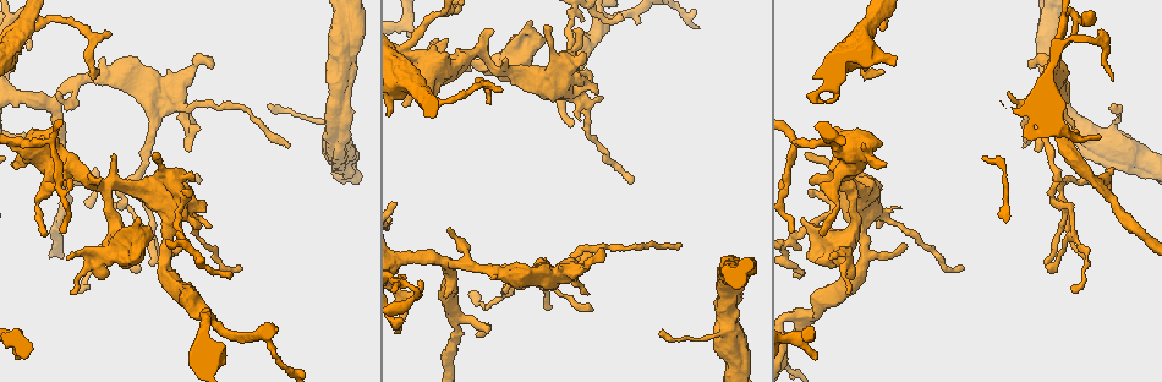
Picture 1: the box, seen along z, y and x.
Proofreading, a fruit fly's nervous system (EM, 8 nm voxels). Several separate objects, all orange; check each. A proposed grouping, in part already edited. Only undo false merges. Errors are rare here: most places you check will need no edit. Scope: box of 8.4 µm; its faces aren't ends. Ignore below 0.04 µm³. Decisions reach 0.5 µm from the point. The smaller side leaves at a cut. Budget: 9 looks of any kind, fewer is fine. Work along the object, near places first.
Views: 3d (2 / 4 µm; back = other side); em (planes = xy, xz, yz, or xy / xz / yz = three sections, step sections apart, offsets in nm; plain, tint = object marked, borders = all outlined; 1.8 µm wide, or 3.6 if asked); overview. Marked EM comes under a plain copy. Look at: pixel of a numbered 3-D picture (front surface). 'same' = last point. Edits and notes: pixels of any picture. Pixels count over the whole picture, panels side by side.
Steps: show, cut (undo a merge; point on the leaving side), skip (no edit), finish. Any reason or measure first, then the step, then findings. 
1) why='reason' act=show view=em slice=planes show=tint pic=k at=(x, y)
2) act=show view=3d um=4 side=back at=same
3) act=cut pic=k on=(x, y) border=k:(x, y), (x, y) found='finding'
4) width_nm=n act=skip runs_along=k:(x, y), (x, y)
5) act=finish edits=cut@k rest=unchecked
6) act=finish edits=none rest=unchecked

why='touches itself' act=show view=3d um=2 side=back pic=1 at=(1066, 229)

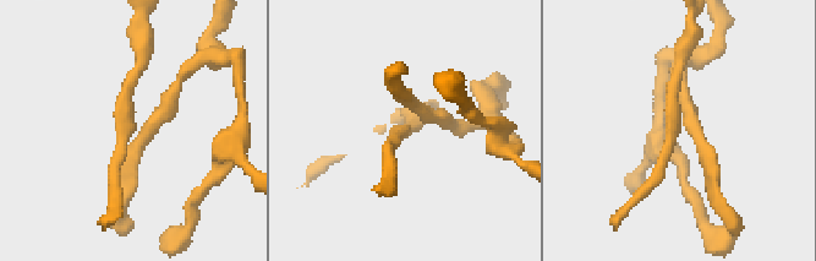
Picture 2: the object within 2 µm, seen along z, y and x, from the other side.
act=show view=em slice=yz step=16 show=tint pic=2 at=(409, 127)

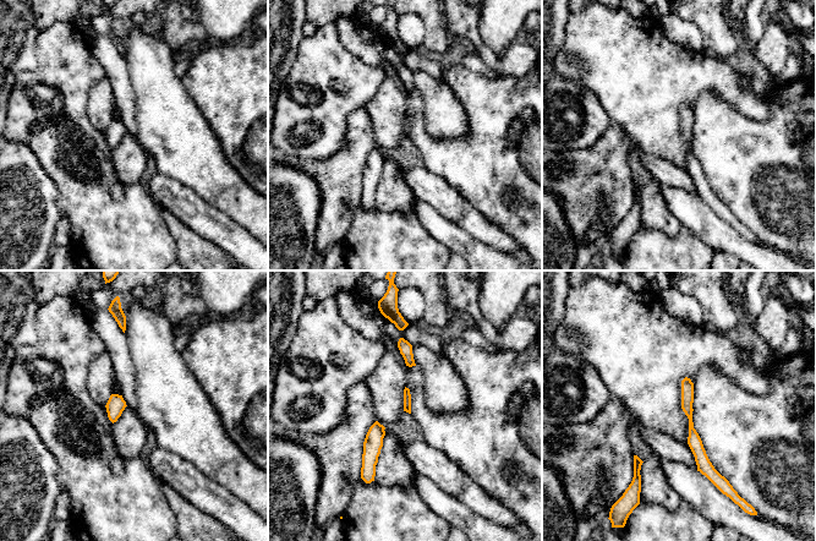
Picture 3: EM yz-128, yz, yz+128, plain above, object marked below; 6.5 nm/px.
width_nm=50 act=skip runs_along=3:(686, 381), (690, 427), (708, 471) found='all the same cell'

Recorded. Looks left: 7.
why='a fork' act=show view=em um=3.6 slice=xy step=16 show=tint pic=1 at=(838, 149)

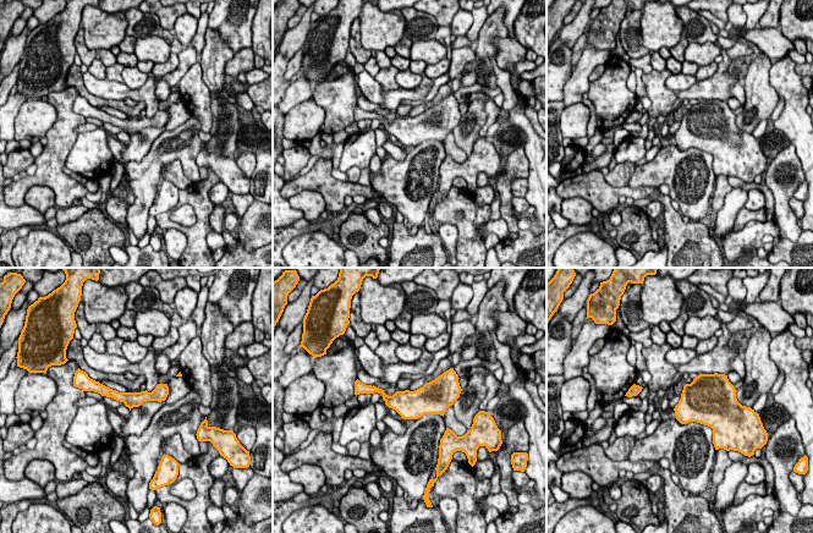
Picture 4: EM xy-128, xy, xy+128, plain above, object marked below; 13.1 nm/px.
width_nm=190 act=skip runs_along=4:(165, 389), (141, 397), (105, 391) found='one cell here'

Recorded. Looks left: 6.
why='thick turns thin' act=show view=em slice=yz step=16 show=tint pic=1 at=(150, 129)

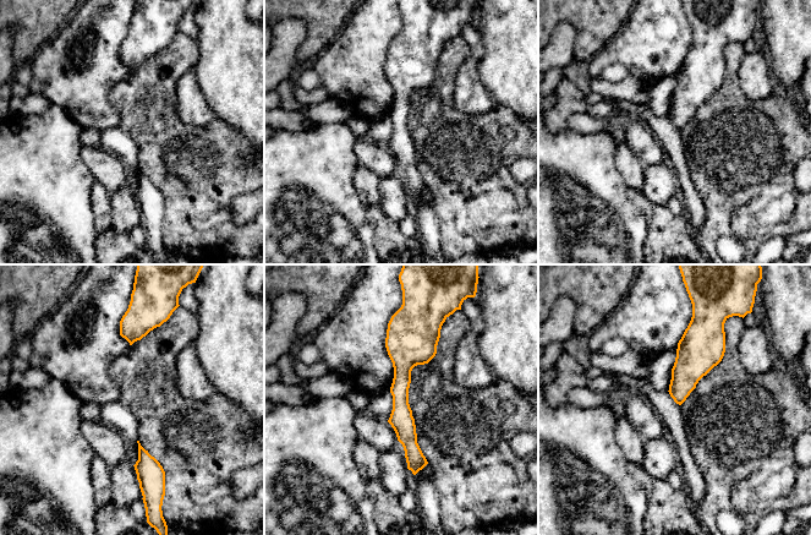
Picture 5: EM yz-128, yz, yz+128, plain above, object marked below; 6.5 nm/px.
why='cut it another way' act=show view=em slice=planes show=tint at=same

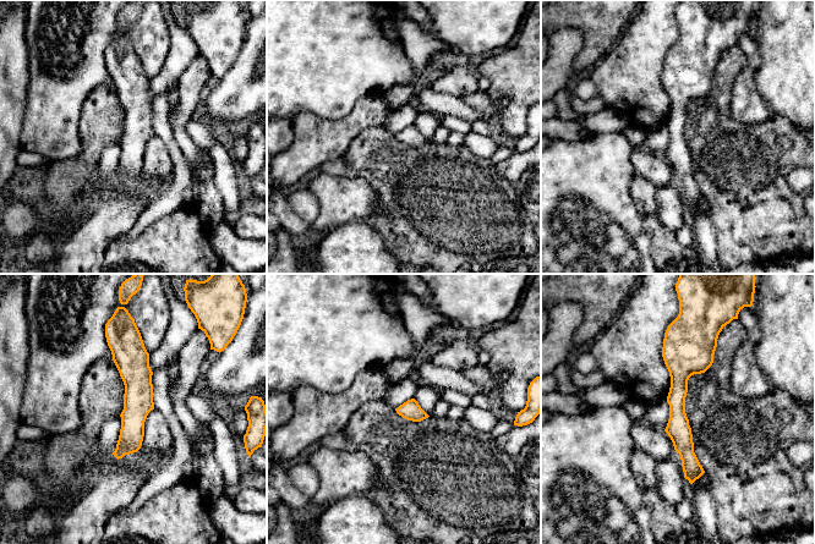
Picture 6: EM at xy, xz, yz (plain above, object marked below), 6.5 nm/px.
width_nm=130 act=skip found='all the same cell'

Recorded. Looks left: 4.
why='branch point' act=show view=3d um=4 pic=1 at=(498, 69)

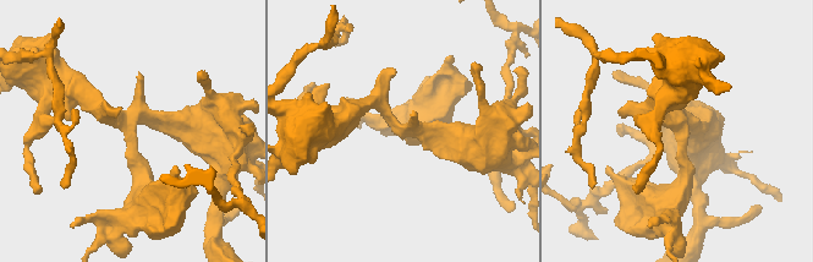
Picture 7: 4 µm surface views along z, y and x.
why='shape alone is not enough' act=show view=em slice=planes show=tint pic=7 at=(403, 126)

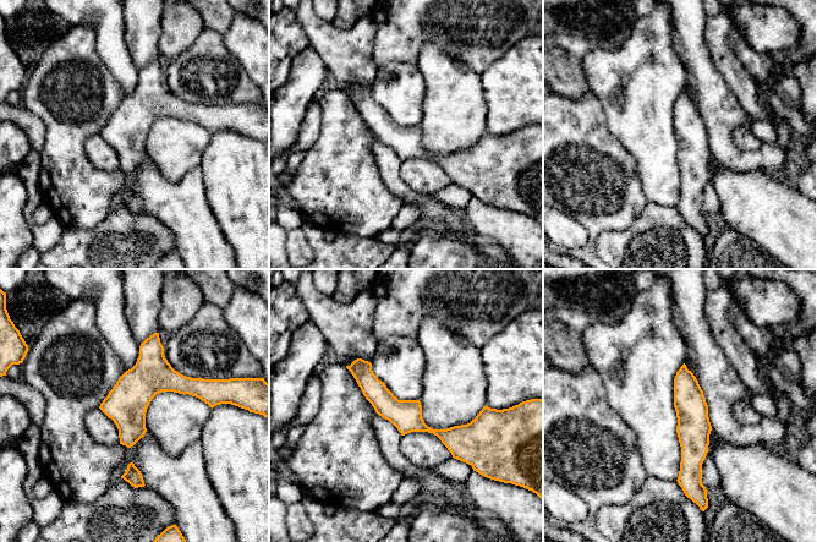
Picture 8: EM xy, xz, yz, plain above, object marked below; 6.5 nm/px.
act=skip found='all the same cell'

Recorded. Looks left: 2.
act=finish edits=none rest=unchecked

